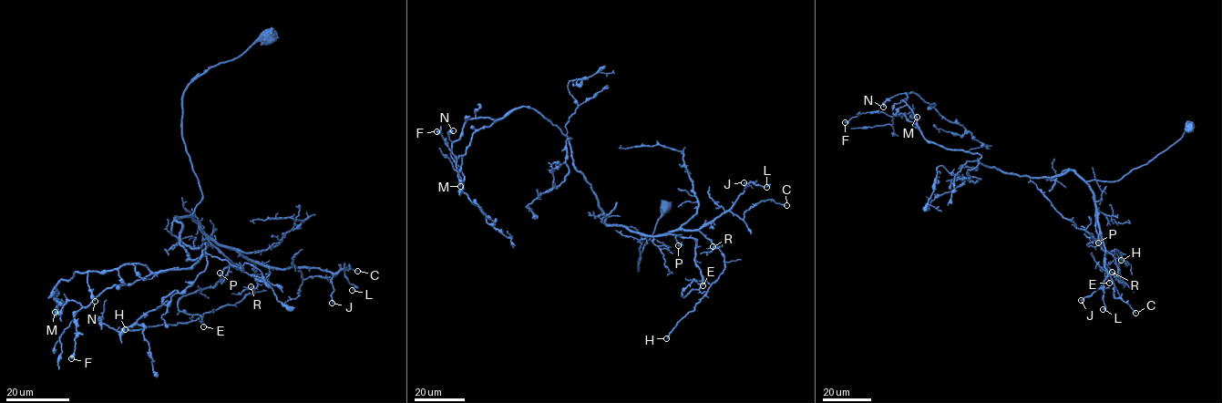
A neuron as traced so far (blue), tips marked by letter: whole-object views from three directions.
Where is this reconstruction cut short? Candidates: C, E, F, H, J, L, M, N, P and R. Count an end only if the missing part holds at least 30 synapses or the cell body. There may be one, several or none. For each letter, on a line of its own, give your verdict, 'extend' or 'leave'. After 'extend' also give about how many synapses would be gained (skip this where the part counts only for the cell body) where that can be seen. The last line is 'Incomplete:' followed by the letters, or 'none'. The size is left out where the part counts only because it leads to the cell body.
C: leave
E: leave
F: leave
H: leave
J: leave
L: leave
M: leave
N: leave
P: leave
R: leave
Incomplete: none

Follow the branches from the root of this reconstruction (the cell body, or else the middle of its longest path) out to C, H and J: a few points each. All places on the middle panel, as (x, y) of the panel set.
C: (664, 209), (639, 271), (641, 235), (626, 227), (656, 235), (729, 211), (743, 219), (762, 201), (786, 205)
H: (664, 209), (639, 271), (641, 235), (626, 227), (653, 236), (698, 230), (720, 247), (725, 265), (666, 338)
J: (664, 209), (643, 244), (639, 271), (641, 235), (626, 227), (653, 236), (696, 229), (730, 209), (744, 182)

